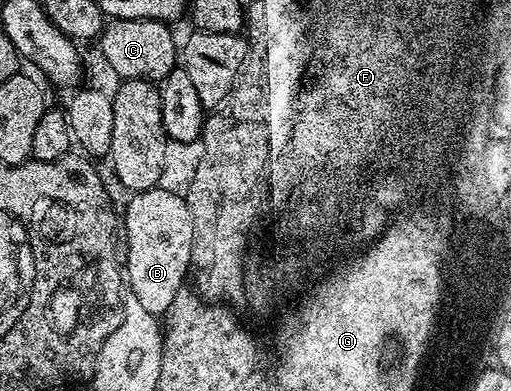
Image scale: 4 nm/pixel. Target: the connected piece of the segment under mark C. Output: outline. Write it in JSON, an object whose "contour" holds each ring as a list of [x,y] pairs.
{"contour":[[[112,19],[98,38],[98,51],[106,57],[121,79],[143,77],[153,83],[163,81],[178,65],[178,41],[172,38],[167,24],[154,19]]]}

